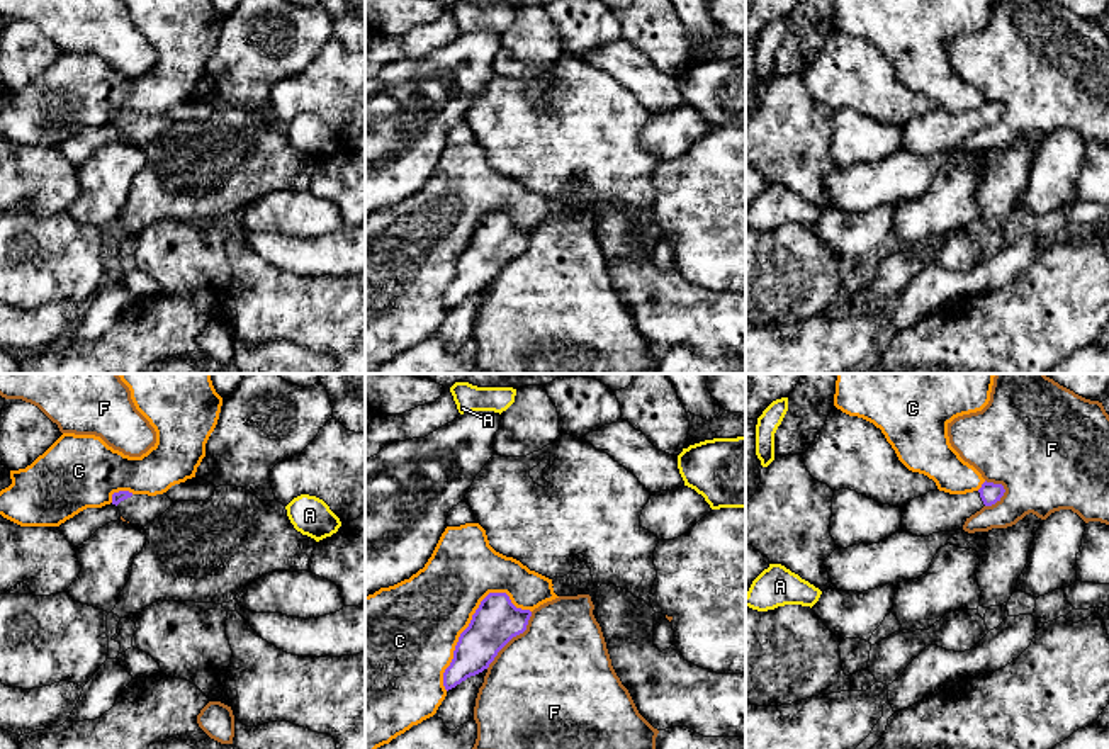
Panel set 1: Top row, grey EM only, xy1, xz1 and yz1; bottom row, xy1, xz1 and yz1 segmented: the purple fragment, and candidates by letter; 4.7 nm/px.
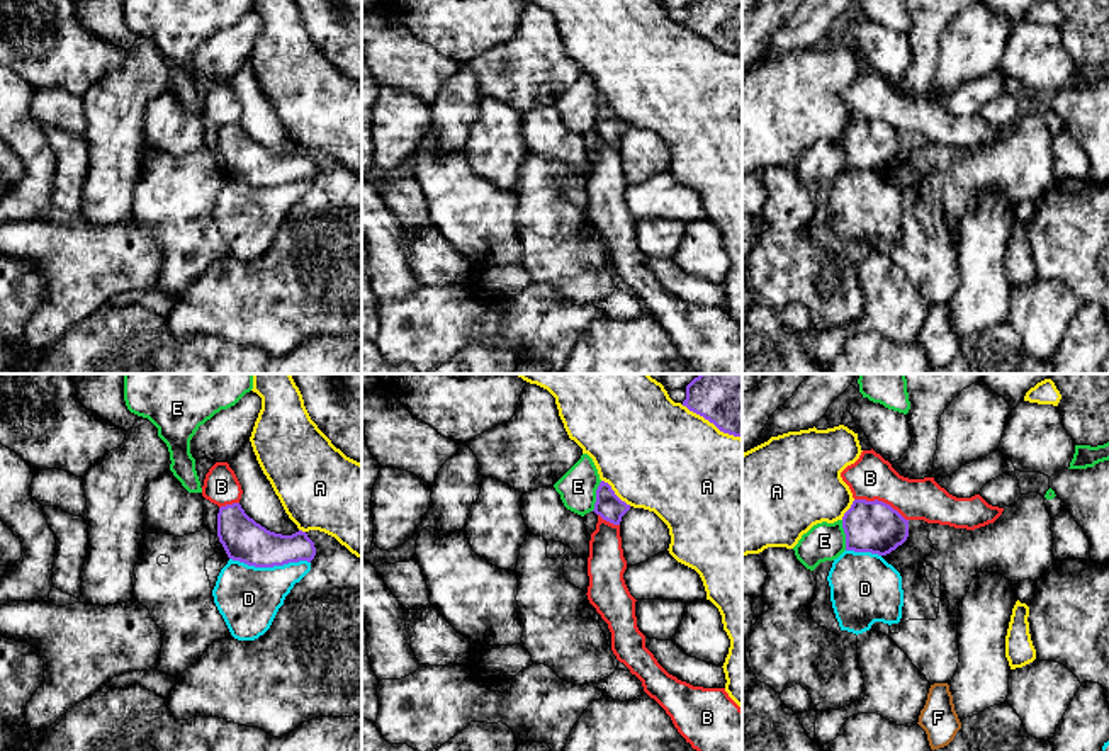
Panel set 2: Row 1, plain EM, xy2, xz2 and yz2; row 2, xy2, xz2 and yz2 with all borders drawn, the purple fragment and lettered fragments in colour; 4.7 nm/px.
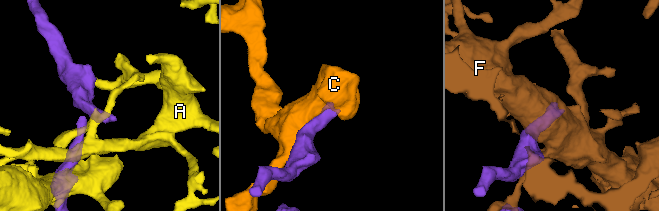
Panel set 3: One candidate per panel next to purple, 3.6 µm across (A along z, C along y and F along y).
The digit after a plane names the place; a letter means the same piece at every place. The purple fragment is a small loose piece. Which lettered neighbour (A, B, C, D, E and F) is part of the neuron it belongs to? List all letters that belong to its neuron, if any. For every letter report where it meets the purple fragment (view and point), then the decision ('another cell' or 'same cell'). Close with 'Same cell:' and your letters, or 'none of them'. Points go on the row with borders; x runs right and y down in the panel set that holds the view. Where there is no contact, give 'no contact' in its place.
A: xz2 (712, 422) | another cell
B: yz2 (882, 502) | another cell
C: xz1 (471, 620) | another cell
D: xy2 (270, 566) | another cell
E: xz2 (596, 496) | another cell
F: xz1 (512, 637) | another cell
Same cell: none of them

